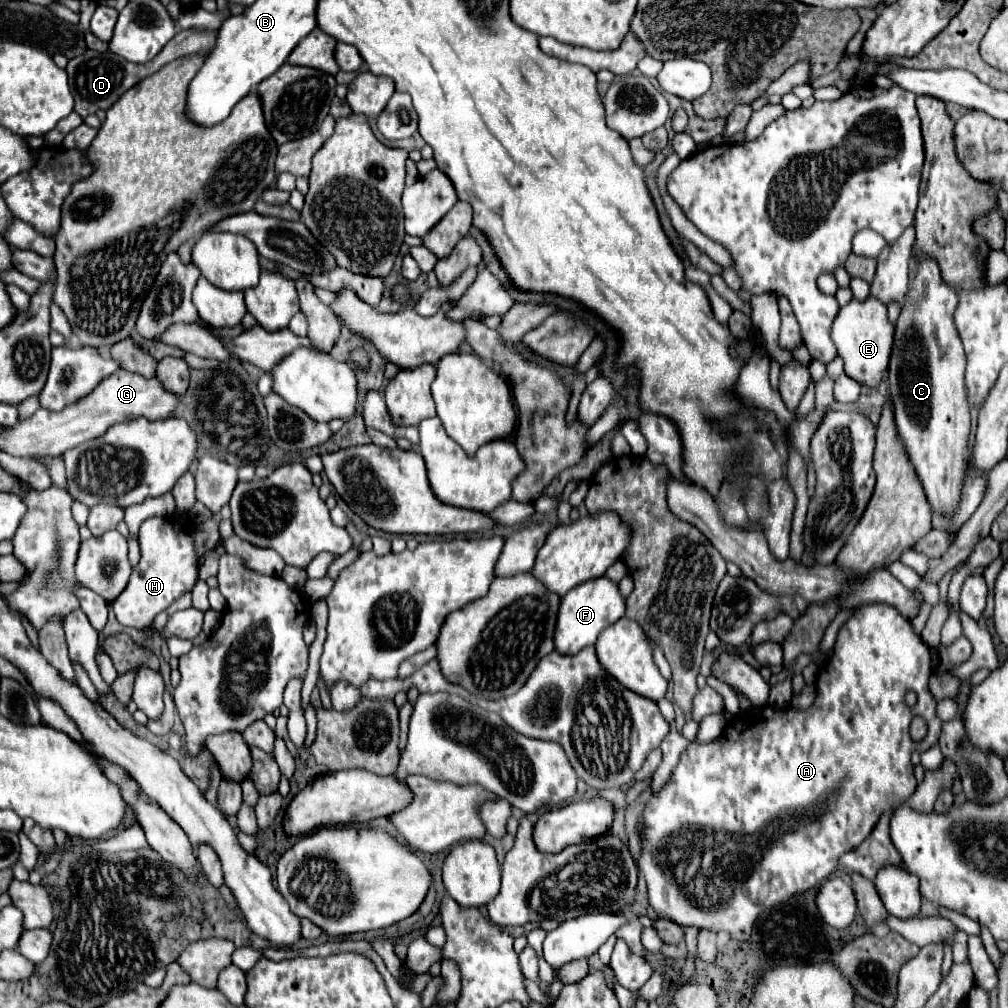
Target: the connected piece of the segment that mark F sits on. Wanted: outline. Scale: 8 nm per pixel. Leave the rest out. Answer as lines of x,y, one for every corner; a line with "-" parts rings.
607,576
583,582
569,590
561,598
559,616
557,616
557,630
555,630
555,648
561,654
577,654
589,644
597,642
597,636
603,628
615,624
619,618
625,616
625,598
619,592
619,584
611,582

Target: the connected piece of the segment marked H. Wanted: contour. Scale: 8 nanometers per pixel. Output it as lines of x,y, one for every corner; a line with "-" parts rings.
147,518
139,528
141,560
133,568
127,588
113,600
113,612
123,626
151,626
153,618
171,606
199,578
193,538
187,530
173,530
173,518

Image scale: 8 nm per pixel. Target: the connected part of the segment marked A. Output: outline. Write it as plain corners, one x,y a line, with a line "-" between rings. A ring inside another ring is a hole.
867,604
859,606
847,622
841,626
835,652
829,660
829,664
819,672
817,676
817,698
809,710
795,710
791,706
787,708
749,708
739,712
733,718
733,724
729,724
723,734
707,744
691,744
679,758
679,764
675,772
671,772
667,784
657,792
651,794
651,798
645,804
643,818
645,818
645,832
641,836
641,854
639,854
639,870
647,882
649,888
649,904
659,914
659,918
667,918
681,928
693,926
699,930
711,930
711,932
727,932
733,940
747,942
751,938
753,922
759,918
763,908
771,908
775,904
787,902
791,896
801,894
813,886
817,886
823,878
827,878
837,866
839,856
857,848
869,832
879,822
881,814
891,812
899,804
903,804
917,788
915,776
913,776
913,764
911,764
911,752
921,752
937,744
939,732
941,732
941,720
935,716
935,700
929,694
927,682
931,676
931,658
929,658
929,646
913,632
909,620
905,620
893,606
887,604
-
913,690
917,694
917,704
913,708
907,706
905,694
-
915,716
921,716
927,722
927,736
921,742
913,742
909,734
911,720

